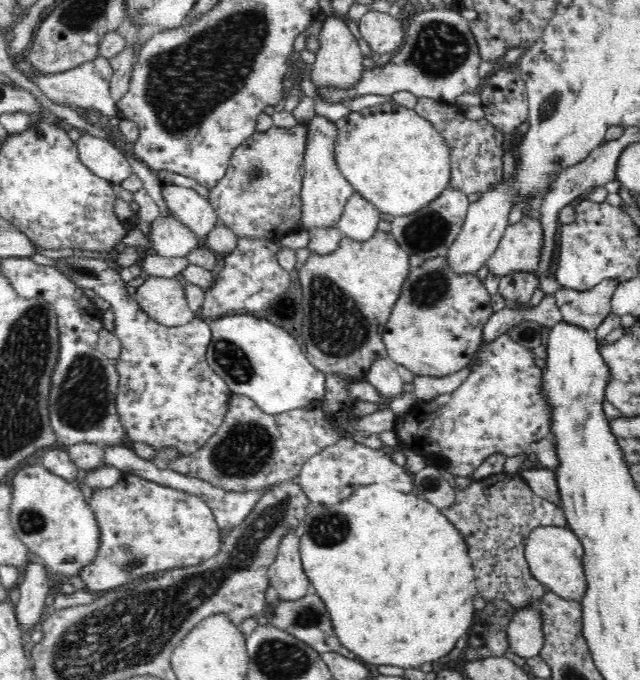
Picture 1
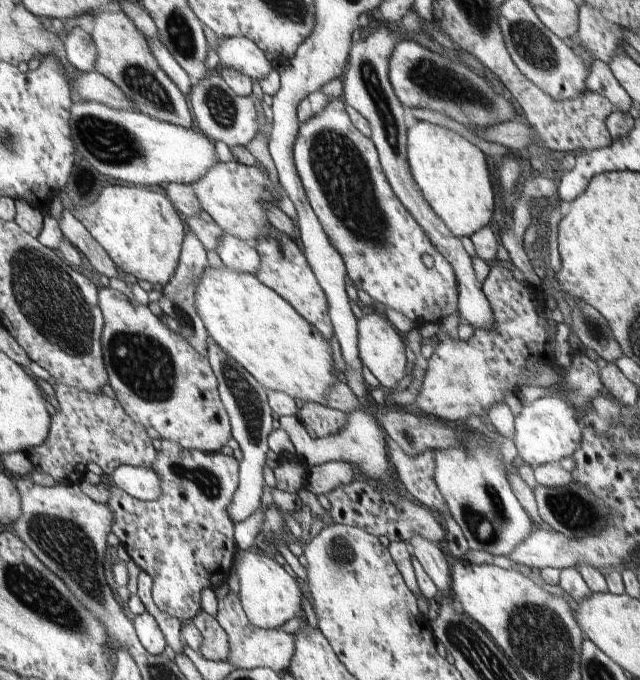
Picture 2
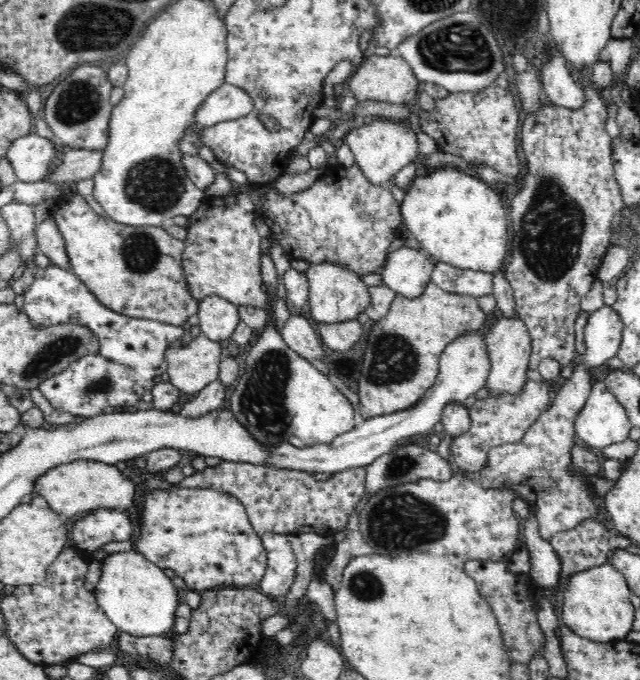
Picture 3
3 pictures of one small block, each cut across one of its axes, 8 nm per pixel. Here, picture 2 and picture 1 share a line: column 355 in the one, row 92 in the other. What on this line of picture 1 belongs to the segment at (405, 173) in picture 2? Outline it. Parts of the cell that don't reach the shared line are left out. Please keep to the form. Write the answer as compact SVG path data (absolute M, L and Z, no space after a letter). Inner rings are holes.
M98 55L91 61L83 62L73 69L59 73L48 73L41 76L34 75L31 81L56 104L69 106L74 110L82 112L95 110L99 114L109 118L115 113L114 100L109 93L109 82L112 73L113 70L111 69L109 60Z

